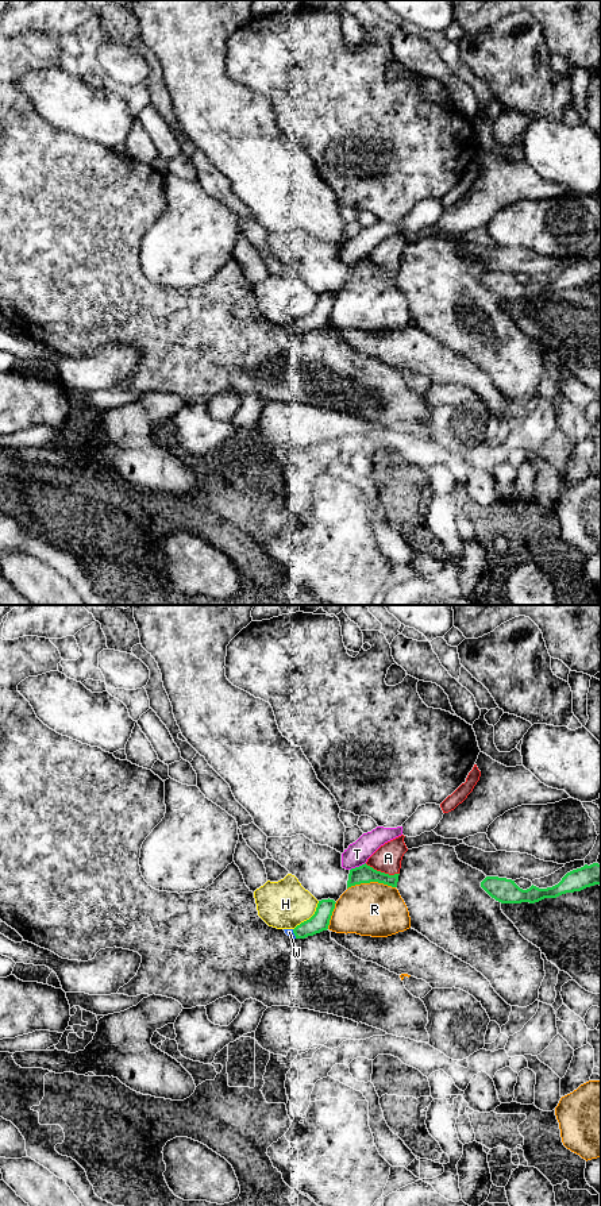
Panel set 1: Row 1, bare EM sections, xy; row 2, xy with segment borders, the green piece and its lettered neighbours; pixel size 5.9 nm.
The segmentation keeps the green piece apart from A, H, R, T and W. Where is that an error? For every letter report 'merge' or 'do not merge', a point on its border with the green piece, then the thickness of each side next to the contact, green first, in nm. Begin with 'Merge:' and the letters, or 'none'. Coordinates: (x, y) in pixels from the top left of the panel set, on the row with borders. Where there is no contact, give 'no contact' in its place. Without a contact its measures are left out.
Merge: W
A: do not merge | xy (382, 873) | 110/160 nm
H: do not merge | xy (311, 917) | 110/280 nm
R: do not merge | xy (370, 881) | 110/320 nm
T: do not merge | xy (357, 867) | 110/140 nm
W: merge | xy (293, 932) | 110/50 nm

